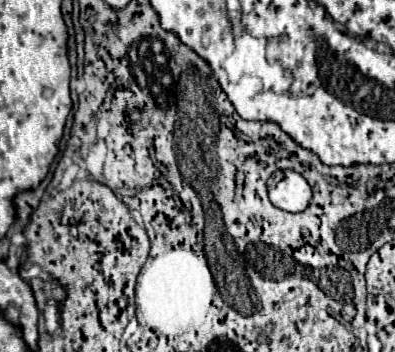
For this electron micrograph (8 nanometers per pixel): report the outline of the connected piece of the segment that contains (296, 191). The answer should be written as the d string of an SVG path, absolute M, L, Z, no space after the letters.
M277 170L267 180L269 200L285 212L303 212L311 200L311 186L295 170Z

